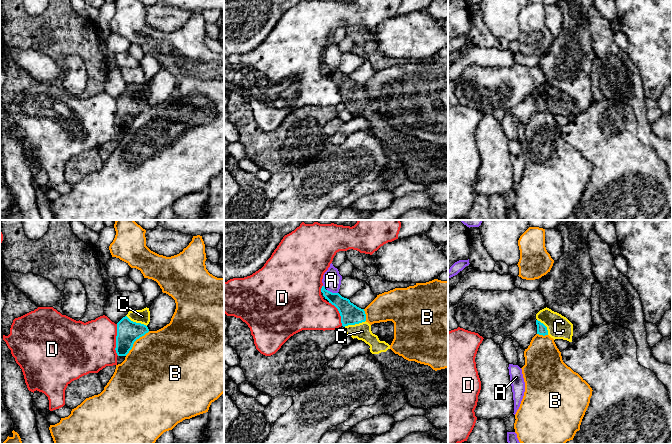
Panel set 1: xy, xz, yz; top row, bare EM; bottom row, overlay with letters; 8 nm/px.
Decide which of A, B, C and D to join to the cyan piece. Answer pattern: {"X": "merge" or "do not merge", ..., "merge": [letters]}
{"A": "do not merge", "B": "do not merge", "C": "merge", "D": "do not merge", "merge": ["C"]}

